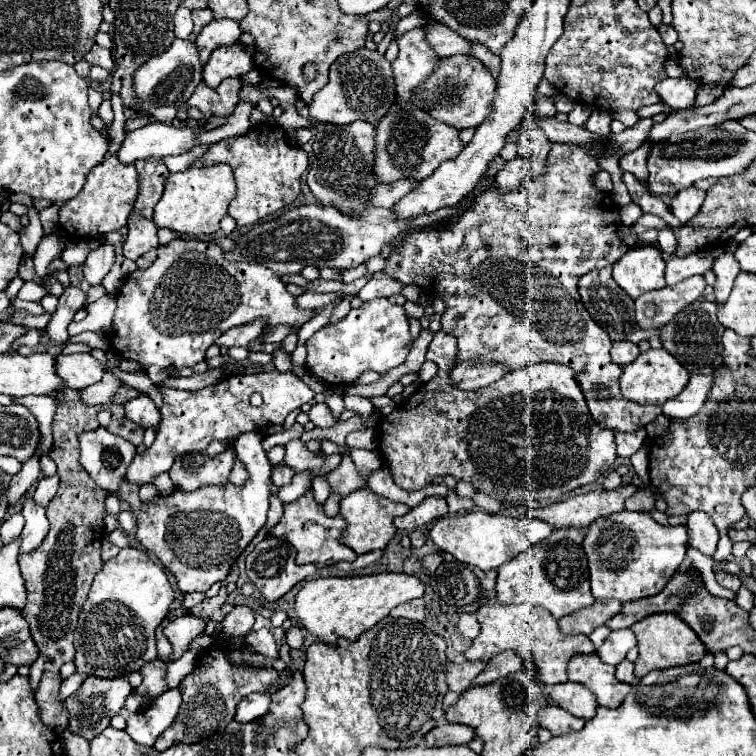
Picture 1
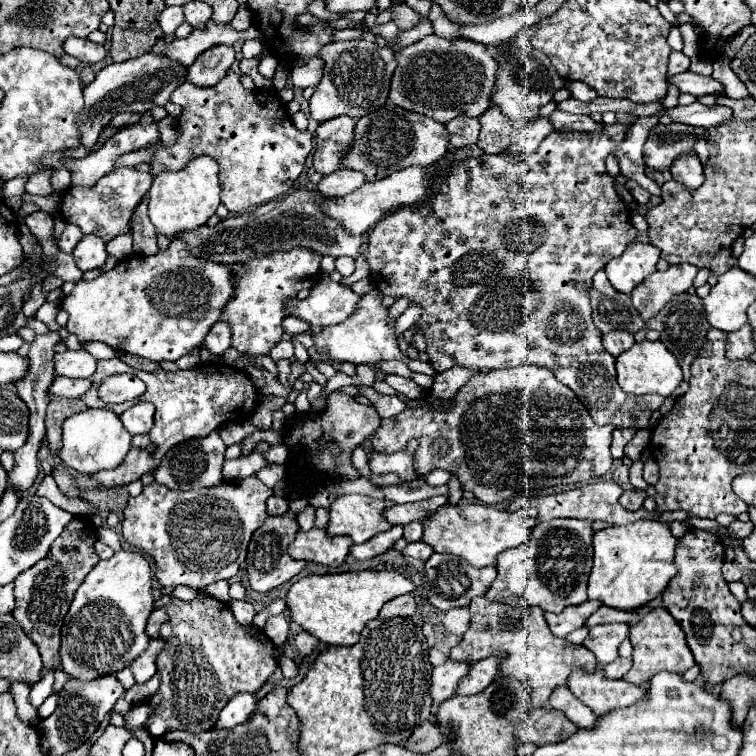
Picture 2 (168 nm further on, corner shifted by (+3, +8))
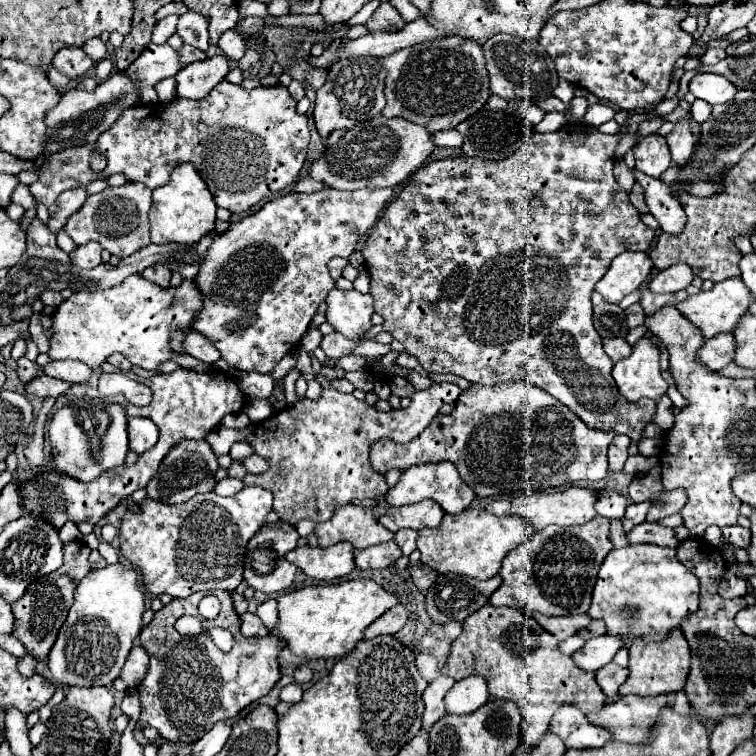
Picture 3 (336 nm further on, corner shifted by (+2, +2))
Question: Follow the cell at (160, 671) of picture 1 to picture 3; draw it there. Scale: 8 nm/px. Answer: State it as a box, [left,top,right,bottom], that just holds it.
[120,646,150,690]

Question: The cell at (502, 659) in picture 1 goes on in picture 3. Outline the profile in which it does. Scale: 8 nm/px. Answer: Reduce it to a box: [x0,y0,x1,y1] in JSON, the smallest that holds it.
[444,676,488,714]

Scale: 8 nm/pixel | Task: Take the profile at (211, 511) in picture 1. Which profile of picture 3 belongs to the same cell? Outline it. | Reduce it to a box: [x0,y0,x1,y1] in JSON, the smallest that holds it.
[120,486,272,598]

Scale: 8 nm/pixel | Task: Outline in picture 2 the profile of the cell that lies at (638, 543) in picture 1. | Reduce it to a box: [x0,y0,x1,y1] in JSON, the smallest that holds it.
[589,520,677,612]

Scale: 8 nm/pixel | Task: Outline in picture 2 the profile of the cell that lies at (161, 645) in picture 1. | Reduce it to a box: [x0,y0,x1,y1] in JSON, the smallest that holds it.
[147,590,283,738]

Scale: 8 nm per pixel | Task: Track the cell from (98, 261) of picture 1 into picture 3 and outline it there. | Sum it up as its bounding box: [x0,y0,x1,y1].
[70,242,102,270]

